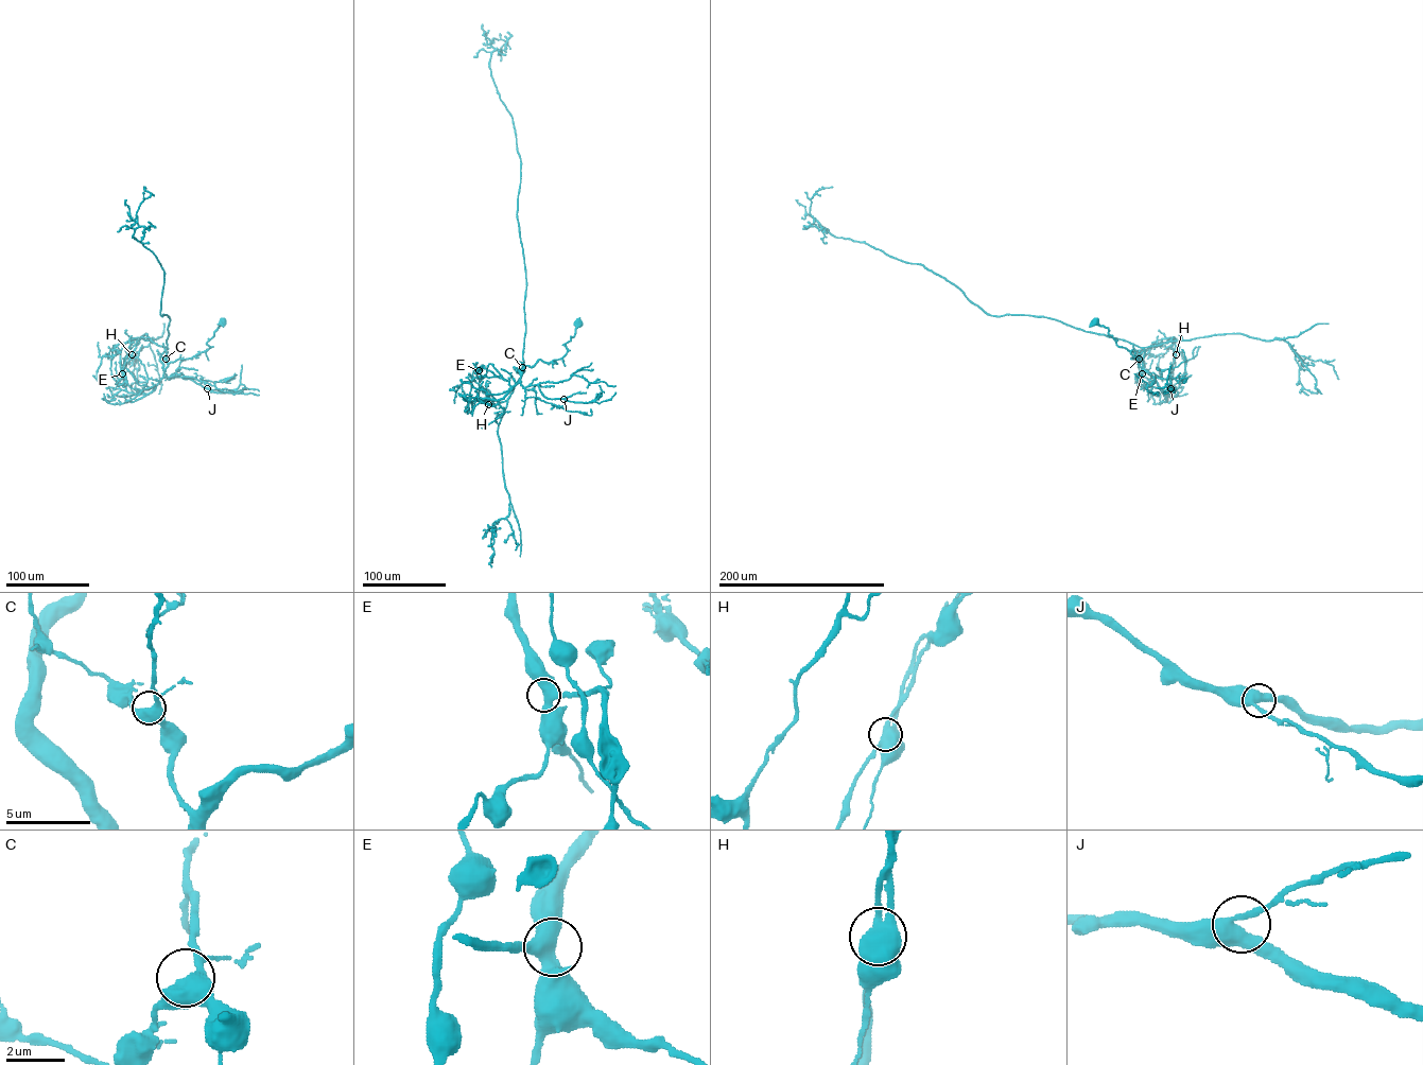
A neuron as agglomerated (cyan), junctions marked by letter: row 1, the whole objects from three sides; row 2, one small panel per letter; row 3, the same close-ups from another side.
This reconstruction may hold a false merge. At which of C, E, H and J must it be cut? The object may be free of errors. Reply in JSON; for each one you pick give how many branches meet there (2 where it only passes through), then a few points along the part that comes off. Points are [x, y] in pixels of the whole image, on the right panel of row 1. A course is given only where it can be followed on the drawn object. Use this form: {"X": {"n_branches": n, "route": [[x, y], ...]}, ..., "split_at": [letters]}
{"split_at": []}

